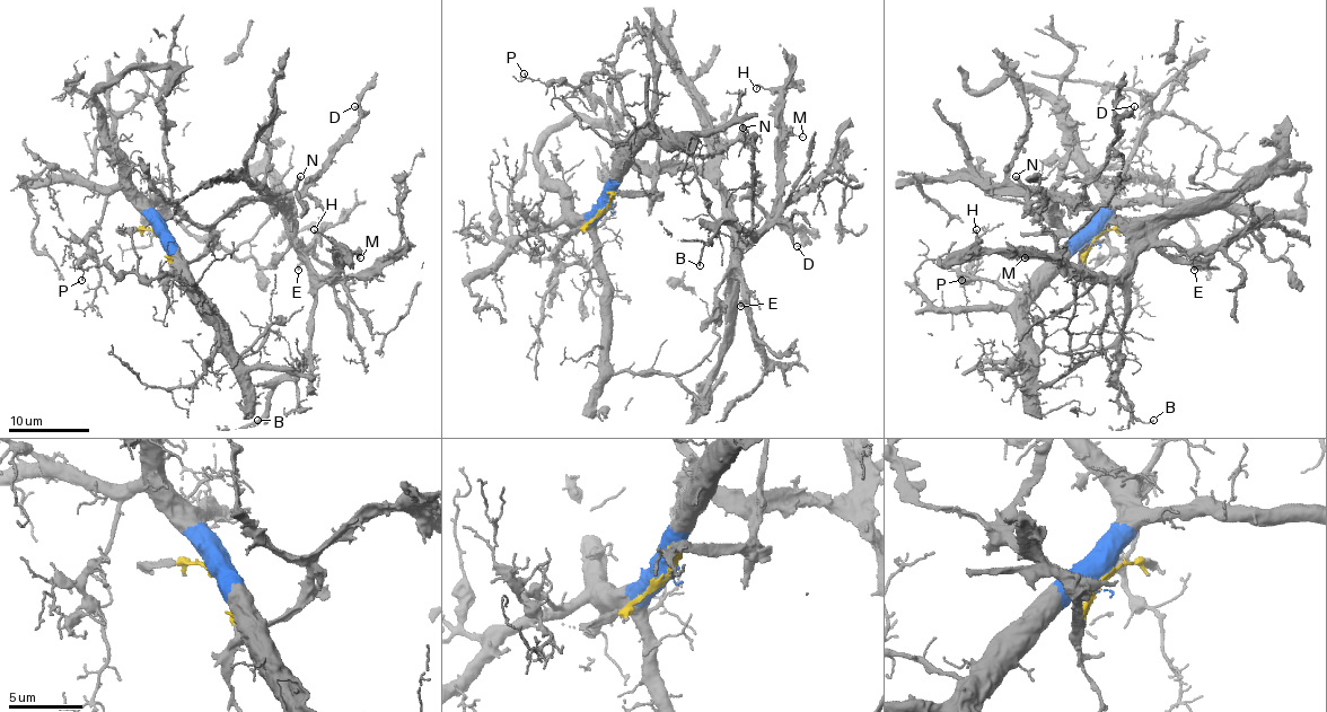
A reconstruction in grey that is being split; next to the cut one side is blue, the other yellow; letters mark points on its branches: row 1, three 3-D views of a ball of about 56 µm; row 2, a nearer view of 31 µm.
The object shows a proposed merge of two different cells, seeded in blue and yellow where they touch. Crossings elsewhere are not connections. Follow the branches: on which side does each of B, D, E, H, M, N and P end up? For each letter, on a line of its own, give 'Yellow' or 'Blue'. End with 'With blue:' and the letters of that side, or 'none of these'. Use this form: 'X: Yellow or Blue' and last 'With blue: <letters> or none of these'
B: Yellow
D: Yellow
E: Yellow
H: Yellow
M: Yellow
N: Yellow
P: Blue
With blue: P

